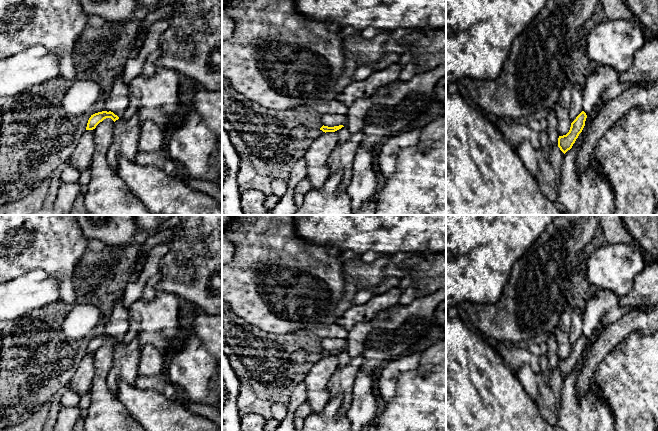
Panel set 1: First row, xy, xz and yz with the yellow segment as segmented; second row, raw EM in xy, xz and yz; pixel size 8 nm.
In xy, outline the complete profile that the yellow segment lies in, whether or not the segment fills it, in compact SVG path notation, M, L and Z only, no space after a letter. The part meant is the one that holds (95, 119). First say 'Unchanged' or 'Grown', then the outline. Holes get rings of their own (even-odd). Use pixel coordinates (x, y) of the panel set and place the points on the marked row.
Unchanged. M102 111L91 115L88 120L86 130L93 130L96 126L106 118L111 118L114 122L119 119L113 112Z

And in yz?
Unchanged. M582 111L571 123L569 132L566 135L559 136L558 147L564 154L572 148L579 134L582 132L585 126L586 118L586 113Z

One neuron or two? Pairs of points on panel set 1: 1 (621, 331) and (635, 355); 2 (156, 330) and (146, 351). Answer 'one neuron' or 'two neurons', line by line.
1: two neurons
2: two neurons

